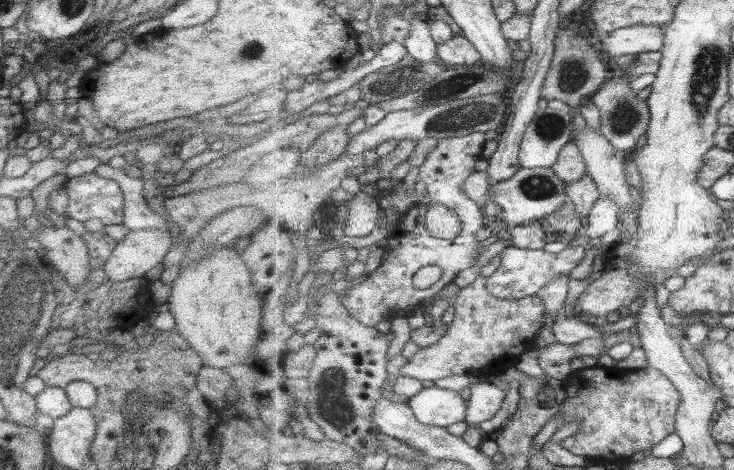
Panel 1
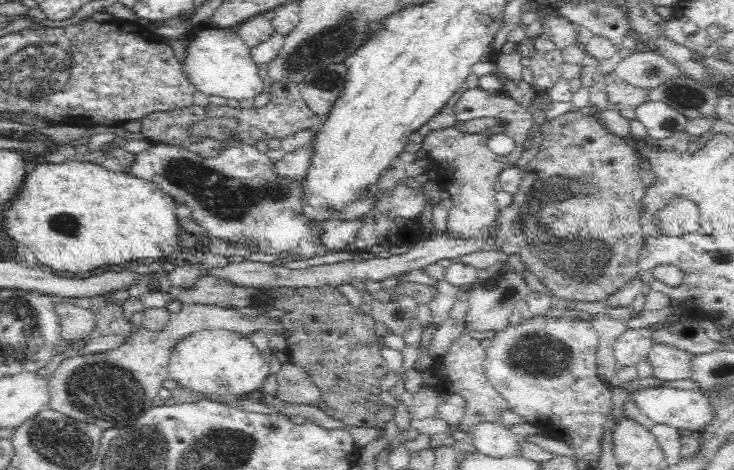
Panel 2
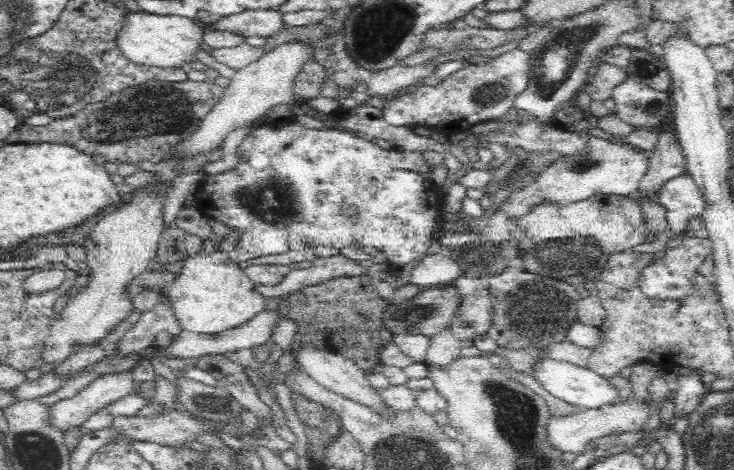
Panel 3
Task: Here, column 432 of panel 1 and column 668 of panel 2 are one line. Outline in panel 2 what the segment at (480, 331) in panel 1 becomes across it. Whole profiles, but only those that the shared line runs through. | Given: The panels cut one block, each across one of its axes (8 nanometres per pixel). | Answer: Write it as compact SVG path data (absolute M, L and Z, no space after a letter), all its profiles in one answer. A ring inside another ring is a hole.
M653 343L646 359L652 365L652 377L671 381L689 378L690 362L688 359L691 356L692 354L668 344Z

